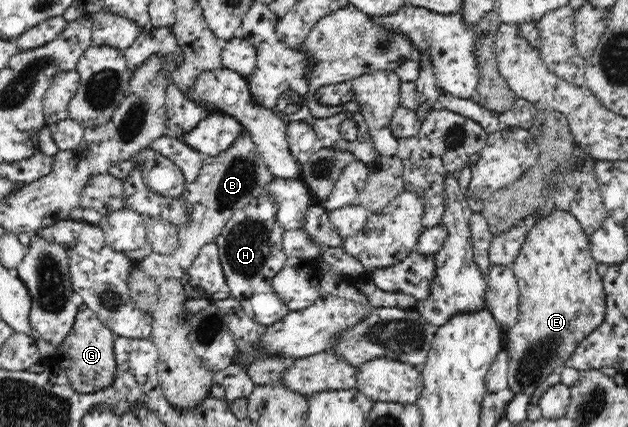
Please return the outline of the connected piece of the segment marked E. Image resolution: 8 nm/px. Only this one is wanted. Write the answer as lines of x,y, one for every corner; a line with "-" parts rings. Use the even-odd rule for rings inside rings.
552,211
540,219
527,234
519,256
510,265
518,282
520,292
519,315
513,328
504,329
503,349
509,356
507,369
506,397
523,393
531,397
535,388
551,375
552,371
568,364
575,348
590,335
603,321
605,315
603,281
597,273
597,261
592,257
589,236
583,232
571,212

